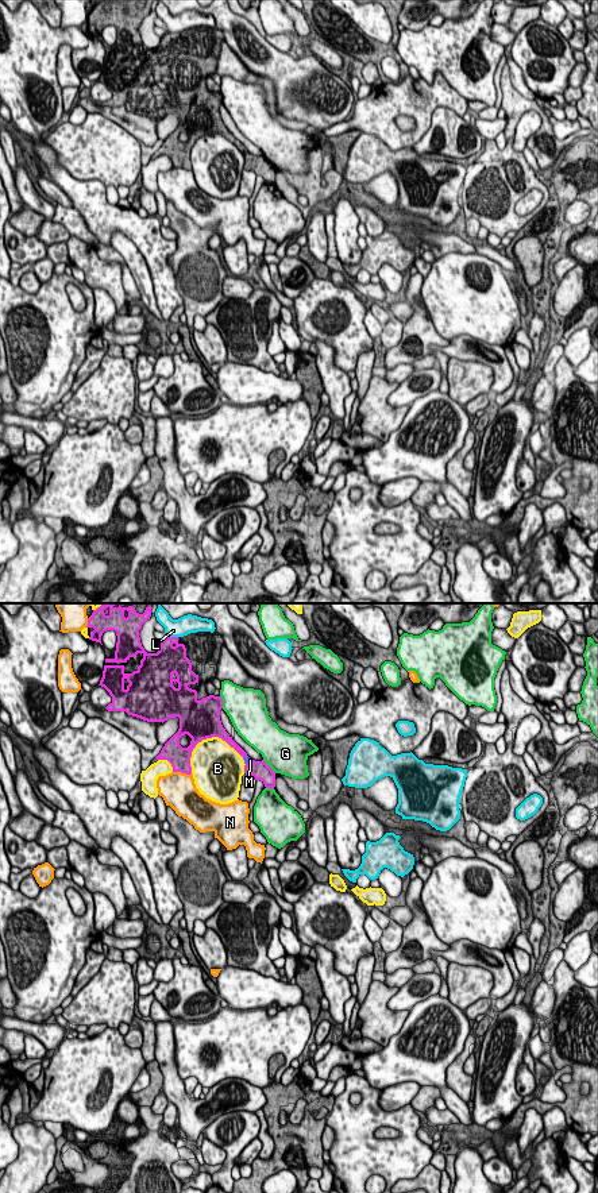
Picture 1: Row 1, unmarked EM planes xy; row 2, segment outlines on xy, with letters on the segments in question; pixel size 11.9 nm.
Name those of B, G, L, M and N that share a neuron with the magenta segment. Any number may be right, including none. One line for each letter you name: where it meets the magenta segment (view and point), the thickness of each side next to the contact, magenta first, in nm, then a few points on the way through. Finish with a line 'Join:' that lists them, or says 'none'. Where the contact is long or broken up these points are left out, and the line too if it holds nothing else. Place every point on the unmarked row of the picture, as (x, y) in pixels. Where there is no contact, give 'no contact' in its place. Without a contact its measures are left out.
M: contact xy (247, 157); calibres 220 and 60 nm
Join: M

